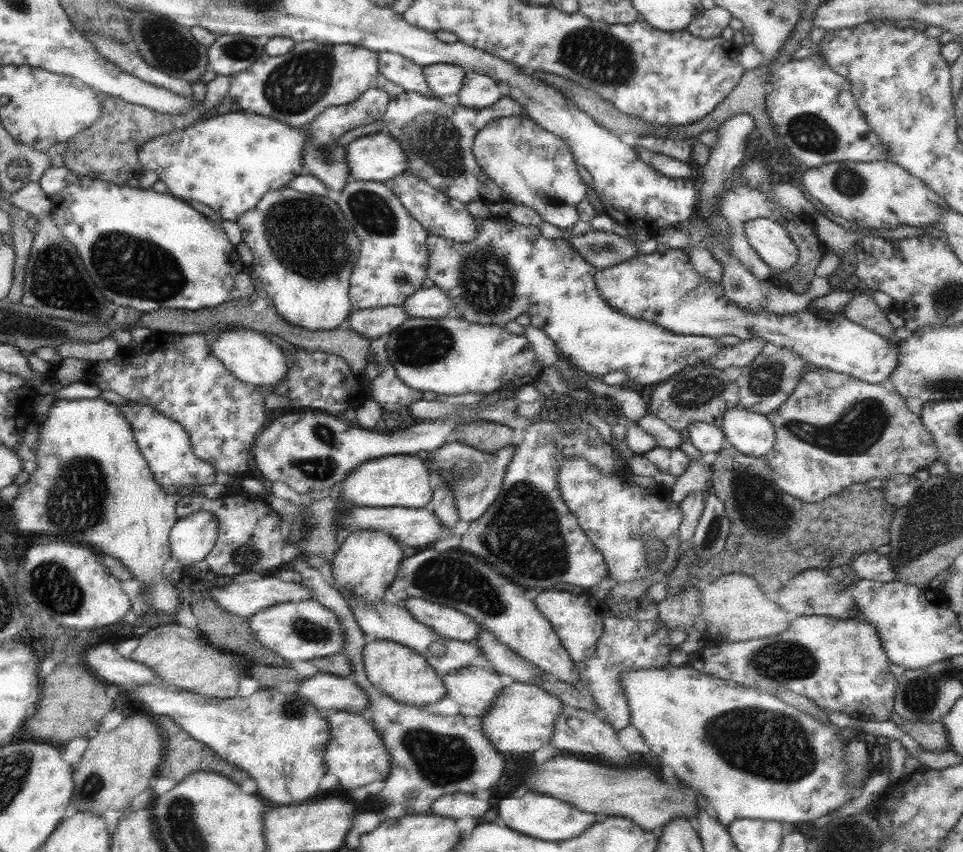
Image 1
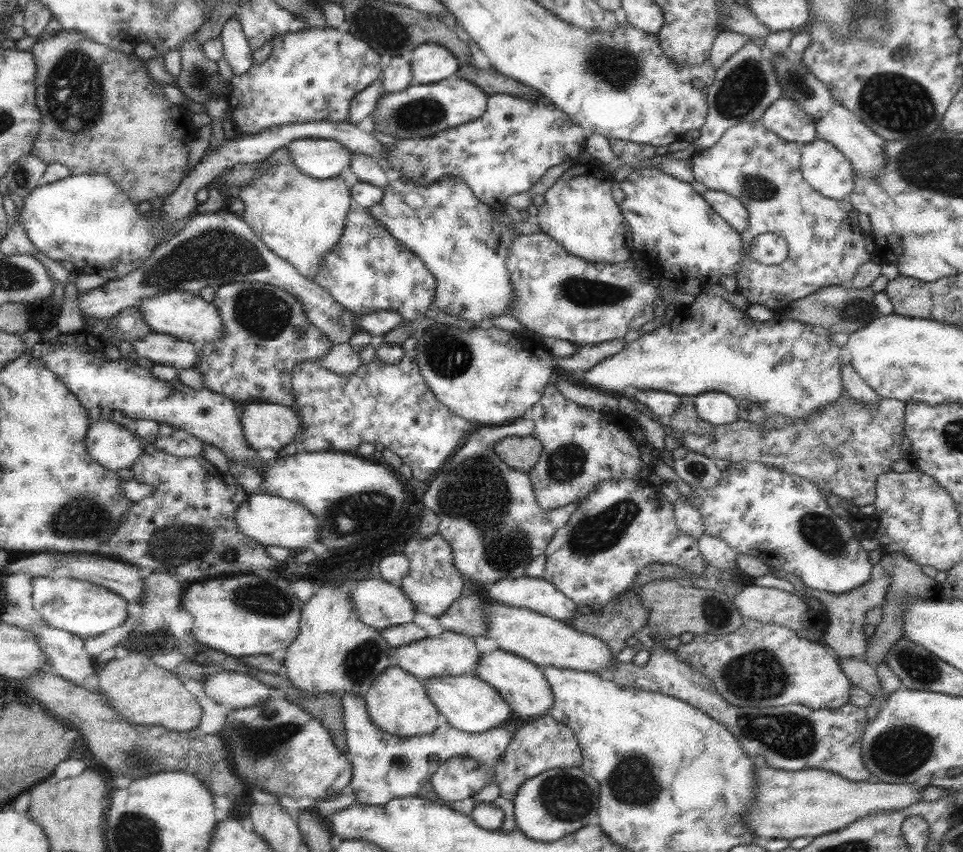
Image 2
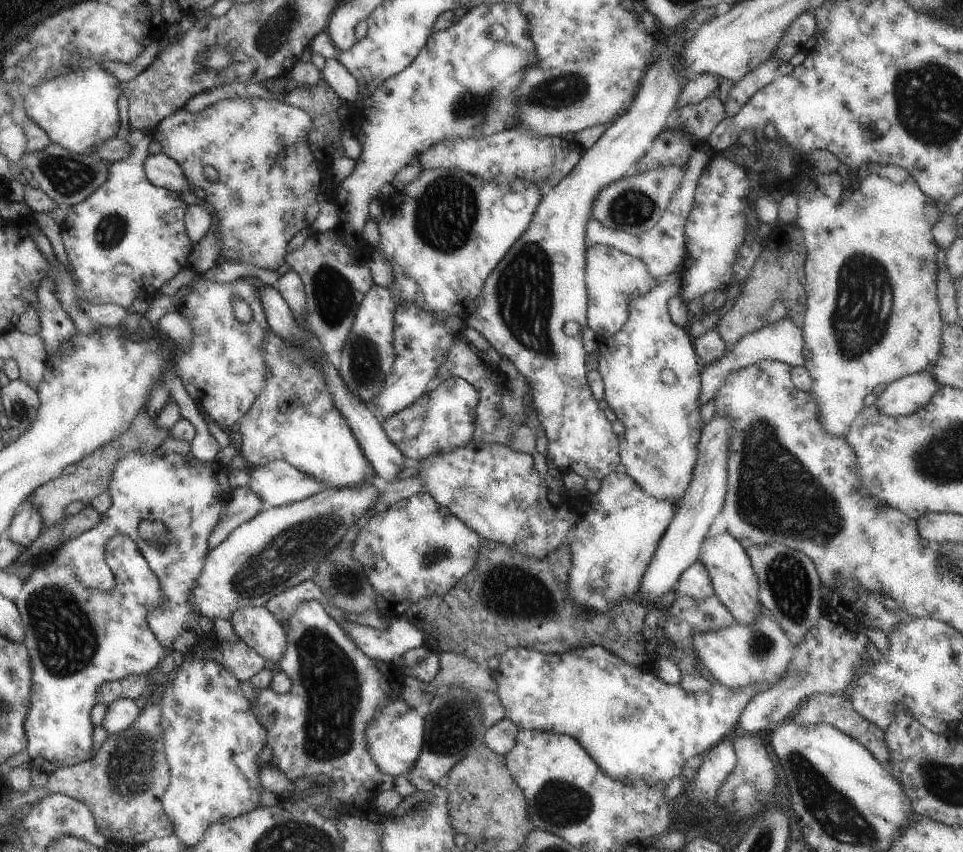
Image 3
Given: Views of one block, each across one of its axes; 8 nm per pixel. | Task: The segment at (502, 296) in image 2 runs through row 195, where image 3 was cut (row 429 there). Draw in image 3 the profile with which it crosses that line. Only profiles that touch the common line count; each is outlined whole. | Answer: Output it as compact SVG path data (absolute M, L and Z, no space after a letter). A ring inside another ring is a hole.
M447 378L433 390L425 392L417 402L411 406L395 412L389 416L381 426L385 430L385 436L401 450L405 460L417 462L421 458L451 452L459 446L465 446L473 440L473 428L475 428L475 408L479 402L479 392L461 378Z

